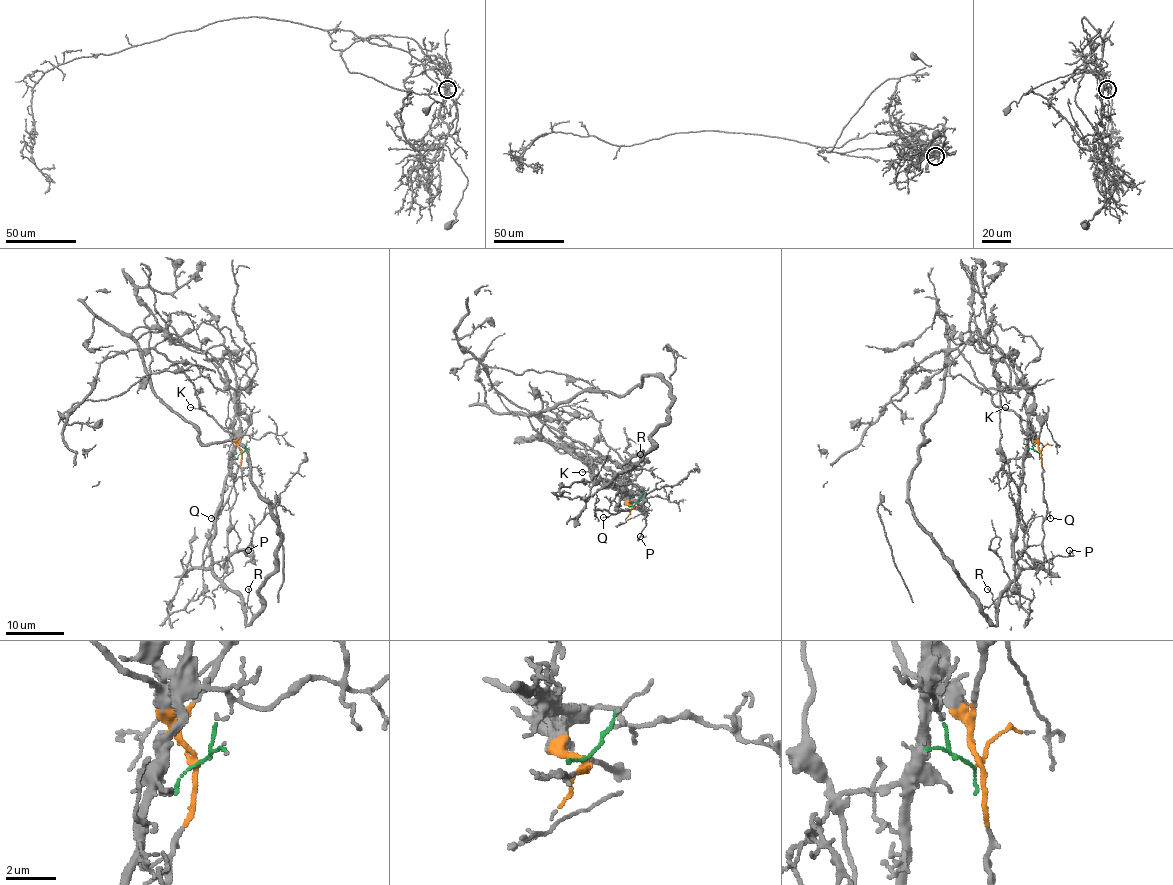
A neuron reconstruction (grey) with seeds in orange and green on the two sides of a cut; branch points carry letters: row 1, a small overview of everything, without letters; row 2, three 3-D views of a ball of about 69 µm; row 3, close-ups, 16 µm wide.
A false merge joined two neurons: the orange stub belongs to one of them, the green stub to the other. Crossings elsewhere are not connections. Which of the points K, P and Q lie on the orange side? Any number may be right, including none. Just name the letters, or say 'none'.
K, Q

